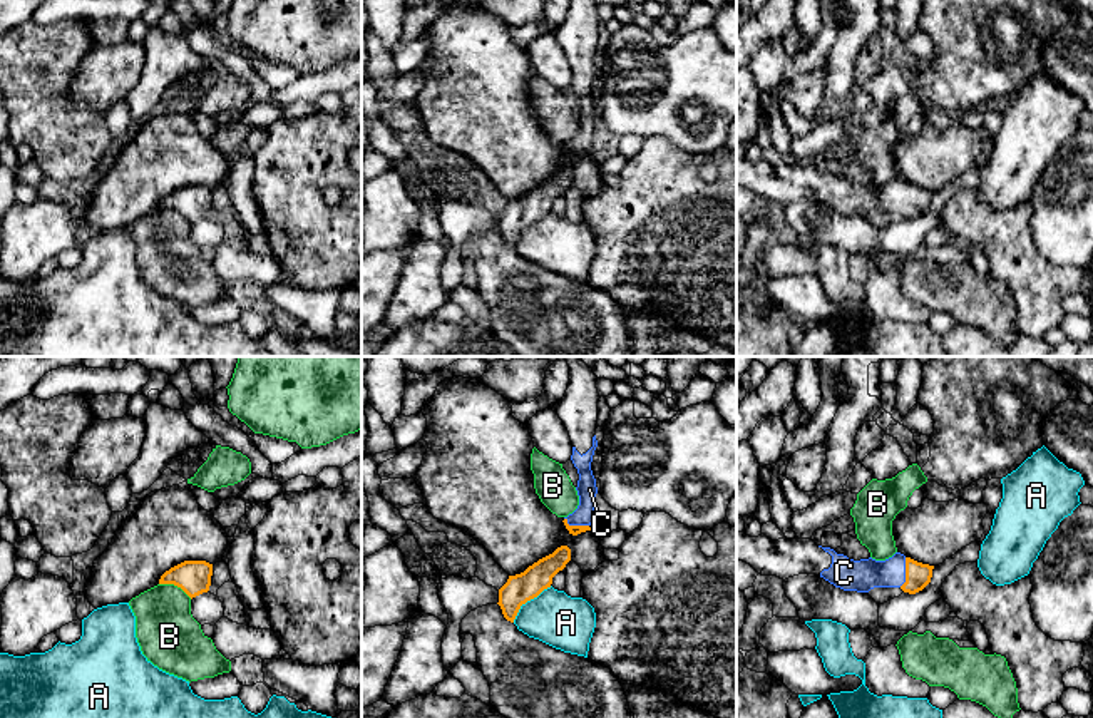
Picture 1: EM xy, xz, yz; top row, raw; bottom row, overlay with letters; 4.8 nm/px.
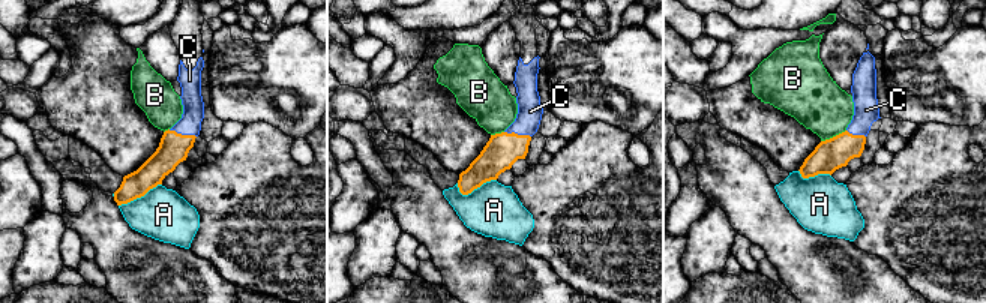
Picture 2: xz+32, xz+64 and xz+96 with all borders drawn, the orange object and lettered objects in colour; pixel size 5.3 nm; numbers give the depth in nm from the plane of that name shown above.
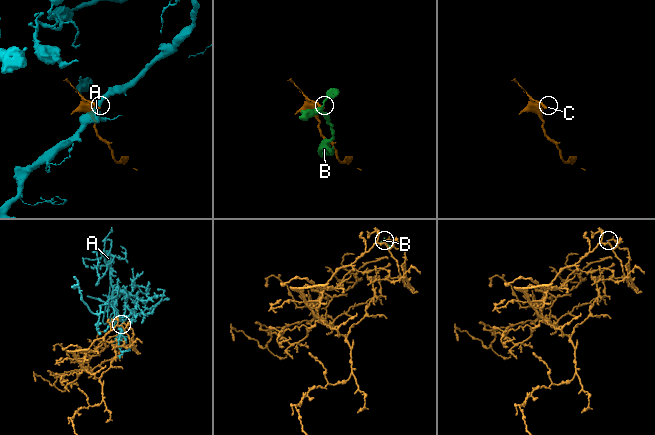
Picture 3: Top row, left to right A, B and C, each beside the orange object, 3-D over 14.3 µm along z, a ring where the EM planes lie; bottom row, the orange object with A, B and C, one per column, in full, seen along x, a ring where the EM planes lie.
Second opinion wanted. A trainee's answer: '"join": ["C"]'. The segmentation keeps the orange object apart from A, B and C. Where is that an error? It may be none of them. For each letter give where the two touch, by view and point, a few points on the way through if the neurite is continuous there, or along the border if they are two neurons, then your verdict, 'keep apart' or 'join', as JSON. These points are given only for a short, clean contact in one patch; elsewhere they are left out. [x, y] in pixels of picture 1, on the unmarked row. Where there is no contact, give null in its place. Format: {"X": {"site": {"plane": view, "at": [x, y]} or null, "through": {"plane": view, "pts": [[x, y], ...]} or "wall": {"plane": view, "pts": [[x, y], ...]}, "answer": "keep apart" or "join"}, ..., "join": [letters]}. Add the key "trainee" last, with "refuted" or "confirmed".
{"A": {"site": {"plane": "xz", "at": [528, 225]}, "answer": "keep apart"}, "B": {"site": {"plane": "xy", "at": [176, 210]}, "wall": {"plane": "xy", "pts": [[159, 208], [173, 208], [191, 223]]}, "answer": "keep apart"}, "C": {"site": {"plane": "yz", "at": [906, 198]}, "through": {"plane": "yz", "pts": [[918, 201], [906, 198], [864, 200]]}, "answer": "join"}, "join": ["C"], "trainee": "confirmed"}

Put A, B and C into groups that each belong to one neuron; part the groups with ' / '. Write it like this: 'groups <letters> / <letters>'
groups A / B / C

